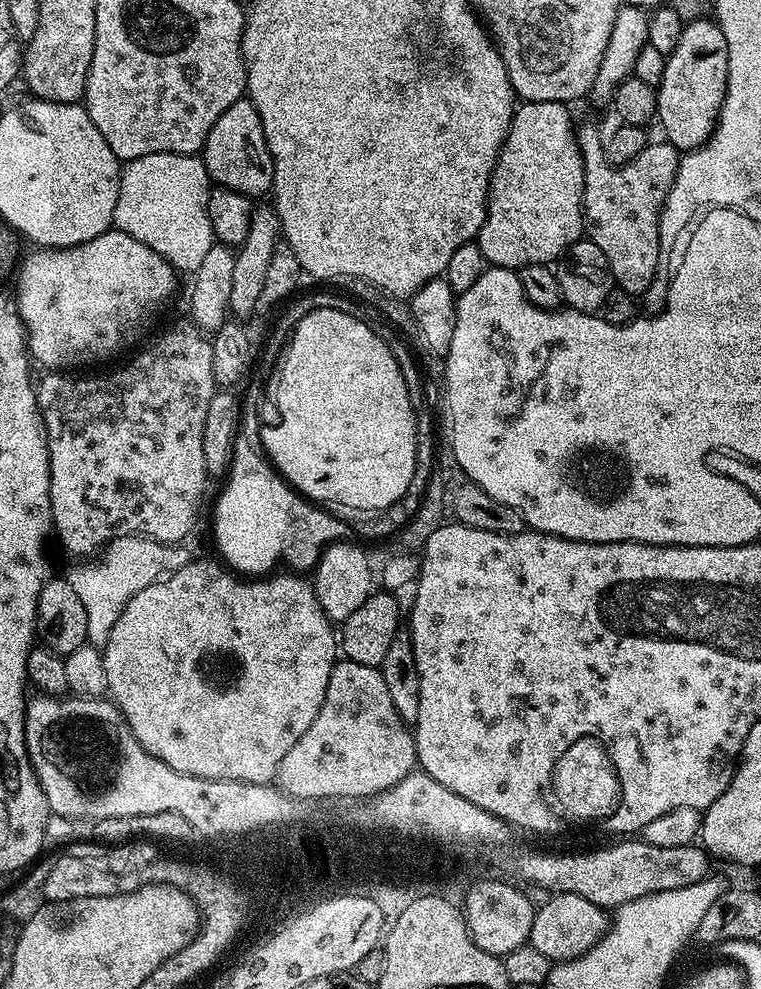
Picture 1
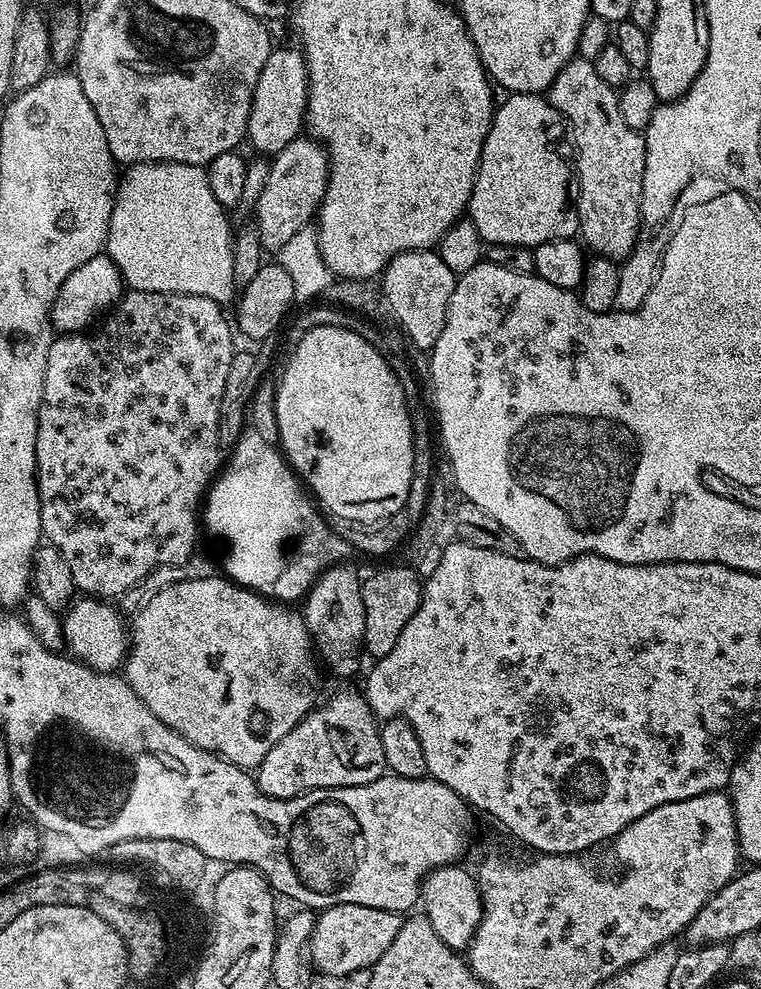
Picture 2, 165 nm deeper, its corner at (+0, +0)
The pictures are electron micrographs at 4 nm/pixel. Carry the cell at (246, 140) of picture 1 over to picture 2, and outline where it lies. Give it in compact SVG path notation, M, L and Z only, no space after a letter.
M273 47L272 53L266 58L266 66L262 66L262 74L258 74L258 82L254 86L254 94L252 95L246 140L249 145L252 143L257 148L257 153L263 154L268 158L283 150L291 140L297 139L306 124L308 71L304 69L303 55L295 47L292 48Z

